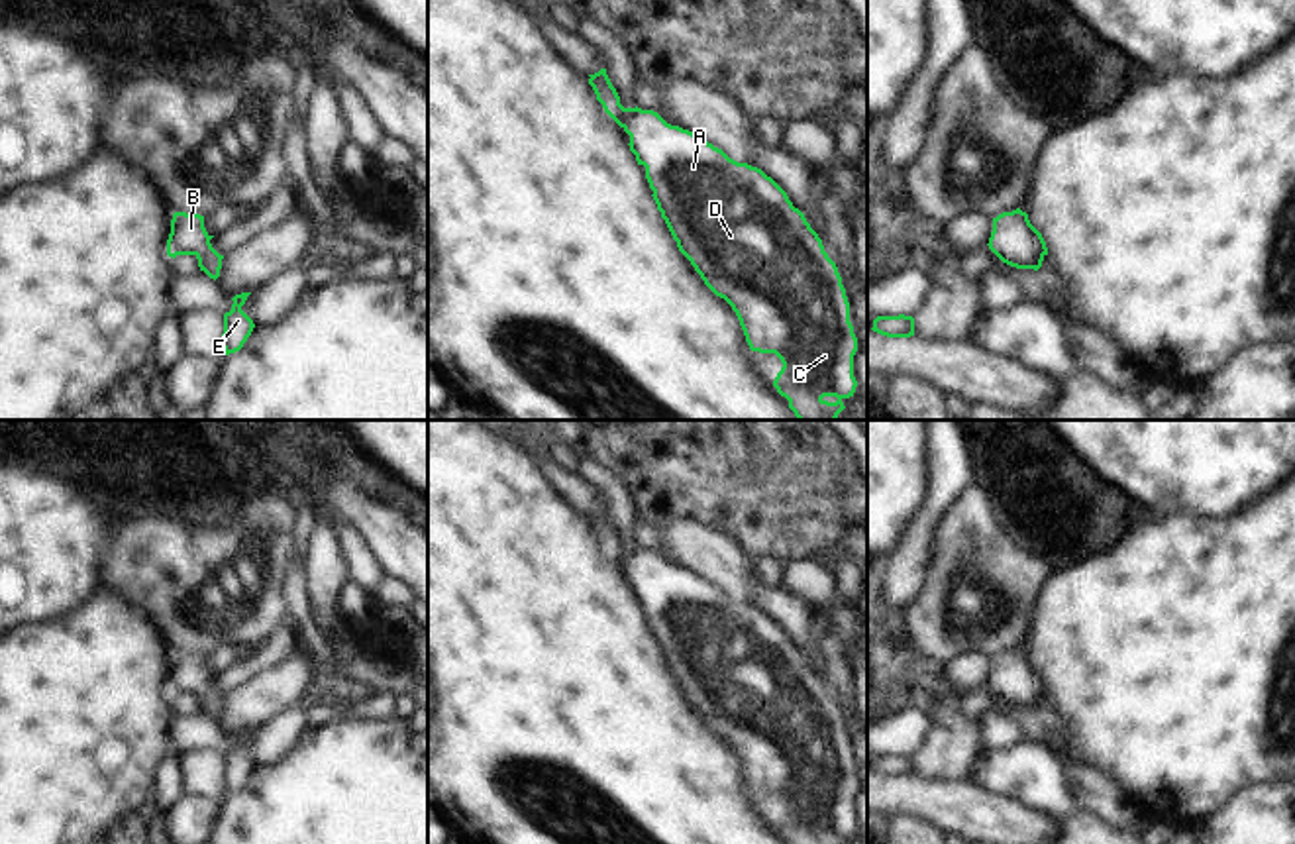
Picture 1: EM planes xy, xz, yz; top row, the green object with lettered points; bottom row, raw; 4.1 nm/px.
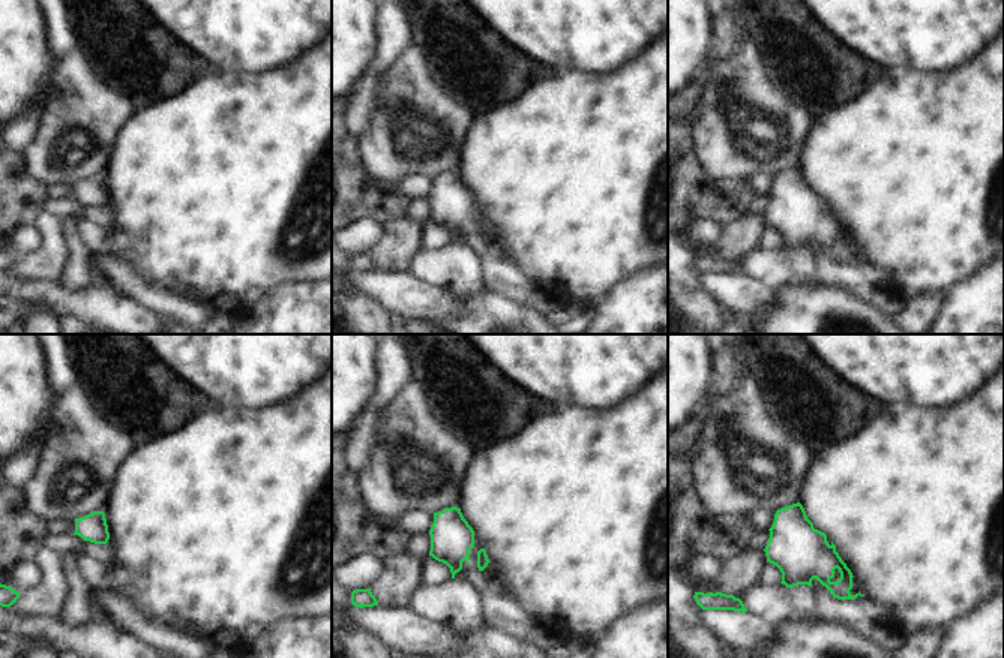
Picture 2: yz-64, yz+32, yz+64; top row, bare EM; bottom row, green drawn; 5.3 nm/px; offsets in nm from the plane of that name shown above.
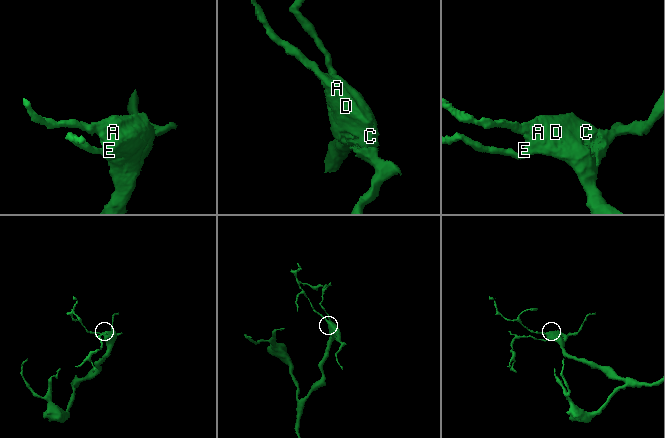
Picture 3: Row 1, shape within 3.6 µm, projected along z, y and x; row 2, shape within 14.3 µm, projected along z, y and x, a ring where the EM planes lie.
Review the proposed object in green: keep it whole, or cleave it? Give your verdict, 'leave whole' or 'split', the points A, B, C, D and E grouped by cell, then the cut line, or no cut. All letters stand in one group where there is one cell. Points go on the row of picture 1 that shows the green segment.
leave whole; A B C D E; no cut

